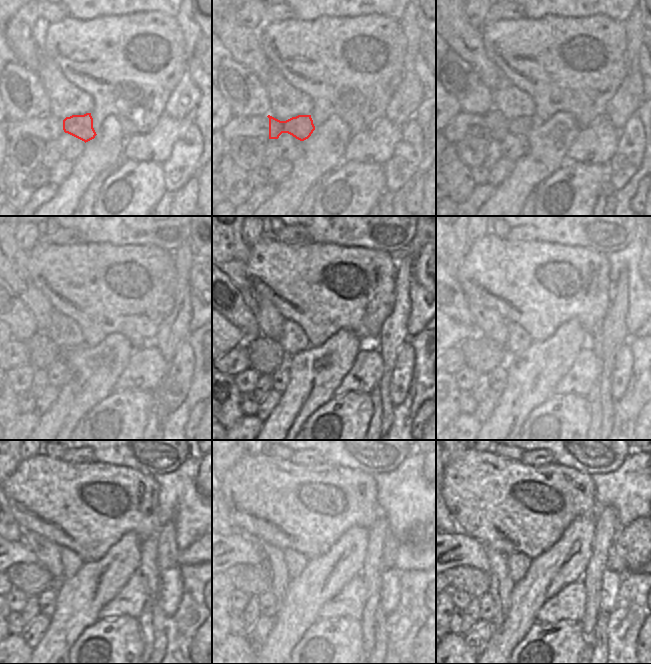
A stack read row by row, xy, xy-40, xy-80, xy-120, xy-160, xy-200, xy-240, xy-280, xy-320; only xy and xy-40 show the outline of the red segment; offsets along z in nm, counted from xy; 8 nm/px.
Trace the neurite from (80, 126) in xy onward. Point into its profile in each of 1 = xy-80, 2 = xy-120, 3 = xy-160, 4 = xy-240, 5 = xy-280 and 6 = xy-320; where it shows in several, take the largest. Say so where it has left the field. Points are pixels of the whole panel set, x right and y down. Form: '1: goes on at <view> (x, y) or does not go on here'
1: goes on at xy-80 (498, 126)
2: goes on at xy-120 (43, 352)
3: goes on at xy-160 (265, 354)
4: goes on at xy-240 (32, 579)
5: goes on at xy-280 (254, 580)
6: goes on at xy-320 (475, 582)

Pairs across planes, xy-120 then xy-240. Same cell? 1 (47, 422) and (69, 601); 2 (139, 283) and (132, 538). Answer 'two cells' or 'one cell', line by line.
1: one cell
2: two cells

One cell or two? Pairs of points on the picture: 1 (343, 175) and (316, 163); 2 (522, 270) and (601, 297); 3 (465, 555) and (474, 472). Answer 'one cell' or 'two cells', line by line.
1: two cells
2: one cell
3: two cells

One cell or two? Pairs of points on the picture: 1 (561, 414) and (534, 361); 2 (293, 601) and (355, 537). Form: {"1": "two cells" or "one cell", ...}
{"1": "two cells", "2": "one cell"}

